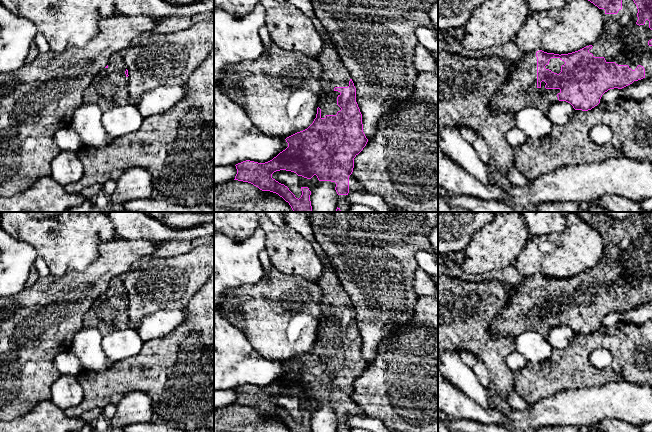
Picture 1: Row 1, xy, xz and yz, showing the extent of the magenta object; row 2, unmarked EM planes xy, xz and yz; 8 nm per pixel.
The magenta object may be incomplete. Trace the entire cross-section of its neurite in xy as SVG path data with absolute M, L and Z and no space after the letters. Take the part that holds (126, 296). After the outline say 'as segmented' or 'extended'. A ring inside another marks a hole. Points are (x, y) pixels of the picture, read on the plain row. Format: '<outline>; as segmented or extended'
M123 276L111 279L108 289L90 306L82 320L82 328L95 328L107 335L128 328L128 294Z; extended

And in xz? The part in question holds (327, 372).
M324 265L322 274L315 281L323 292L322 312L317 338L313 347L305 354L297 356L285 364L288 371L272 384L258 387L250 384L236 388L234 404L248 406L262 415L278 418L291 432L312 432L310 419L319 405L334 407L338 418L338 432L350 432L347 426L349 416L365 417L364 412L353 400L354 382L366 370L368 363L363 356L362 338L356 326L356 312L351 299L342 287L336 271L331 265ZM286 394L299 400L302 419L298 423L287 410L272 402L276 395Z; extended

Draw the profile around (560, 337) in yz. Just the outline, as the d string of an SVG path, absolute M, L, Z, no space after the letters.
M559 325L550 329L546 339L553 349L559 350L567 348L573 341L575 335L570 327Z

